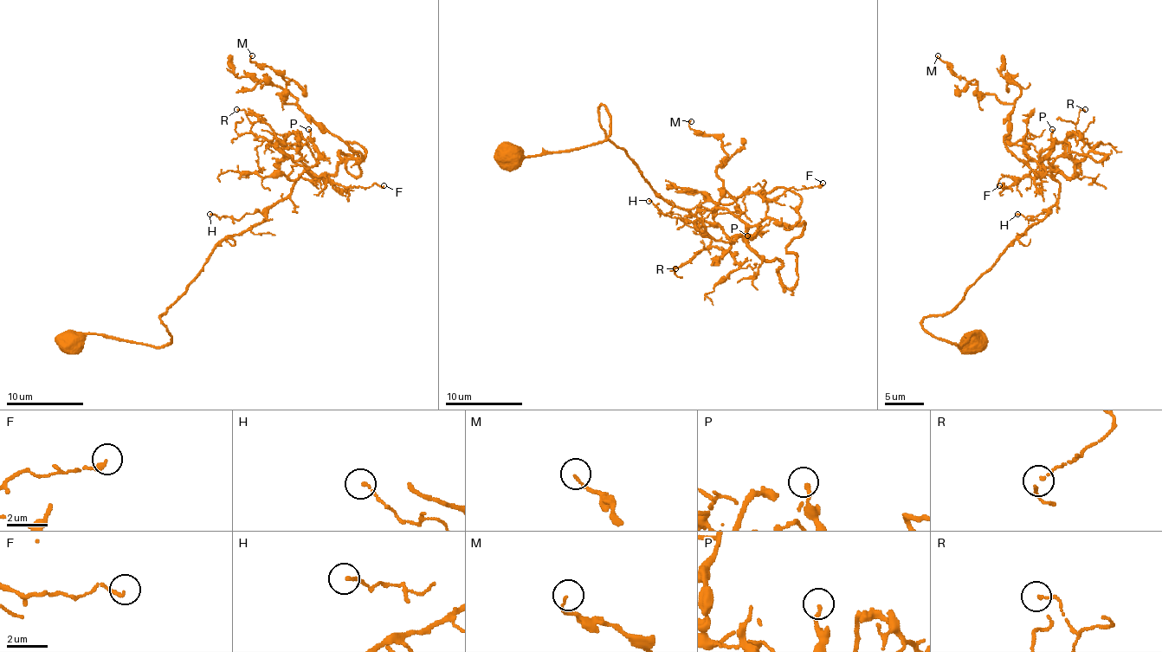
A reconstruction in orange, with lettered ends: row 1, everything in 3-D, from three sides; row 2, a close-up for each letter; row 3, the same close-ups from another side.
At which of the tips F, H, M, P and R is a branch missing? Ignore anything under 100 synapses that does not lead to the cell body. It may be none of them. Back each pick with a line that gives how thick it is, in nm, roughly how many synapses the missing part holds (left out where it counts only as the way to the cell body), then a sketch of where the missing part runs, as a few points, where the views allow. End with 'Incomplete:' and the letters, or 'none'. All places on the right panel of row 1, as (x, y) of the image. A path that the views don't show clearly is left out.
Incomplete: none

